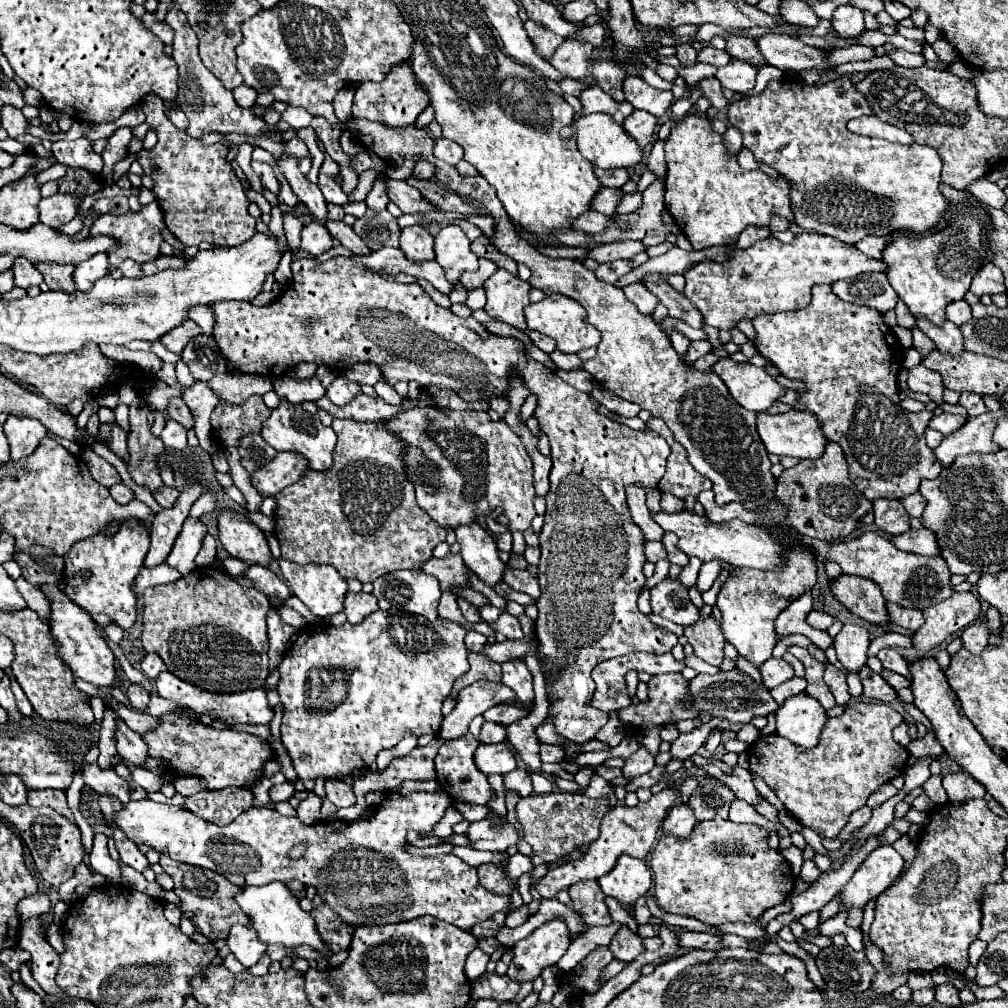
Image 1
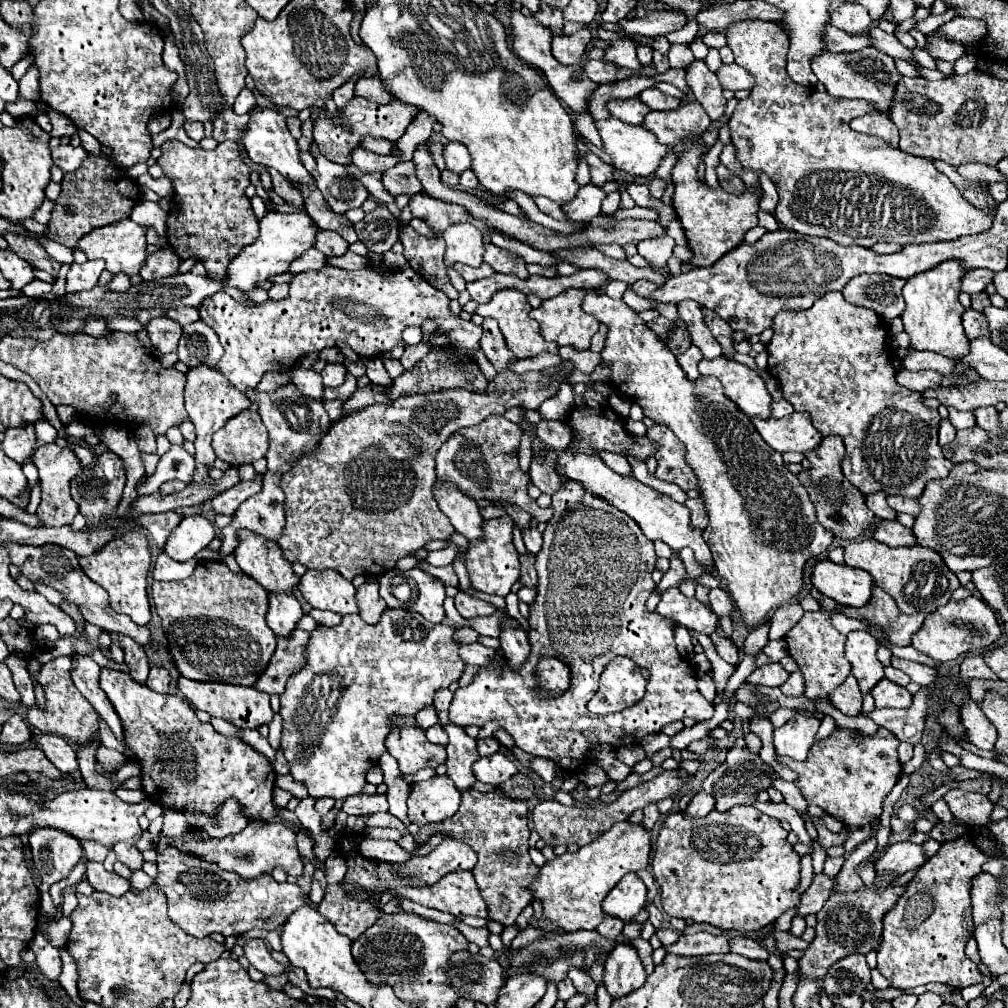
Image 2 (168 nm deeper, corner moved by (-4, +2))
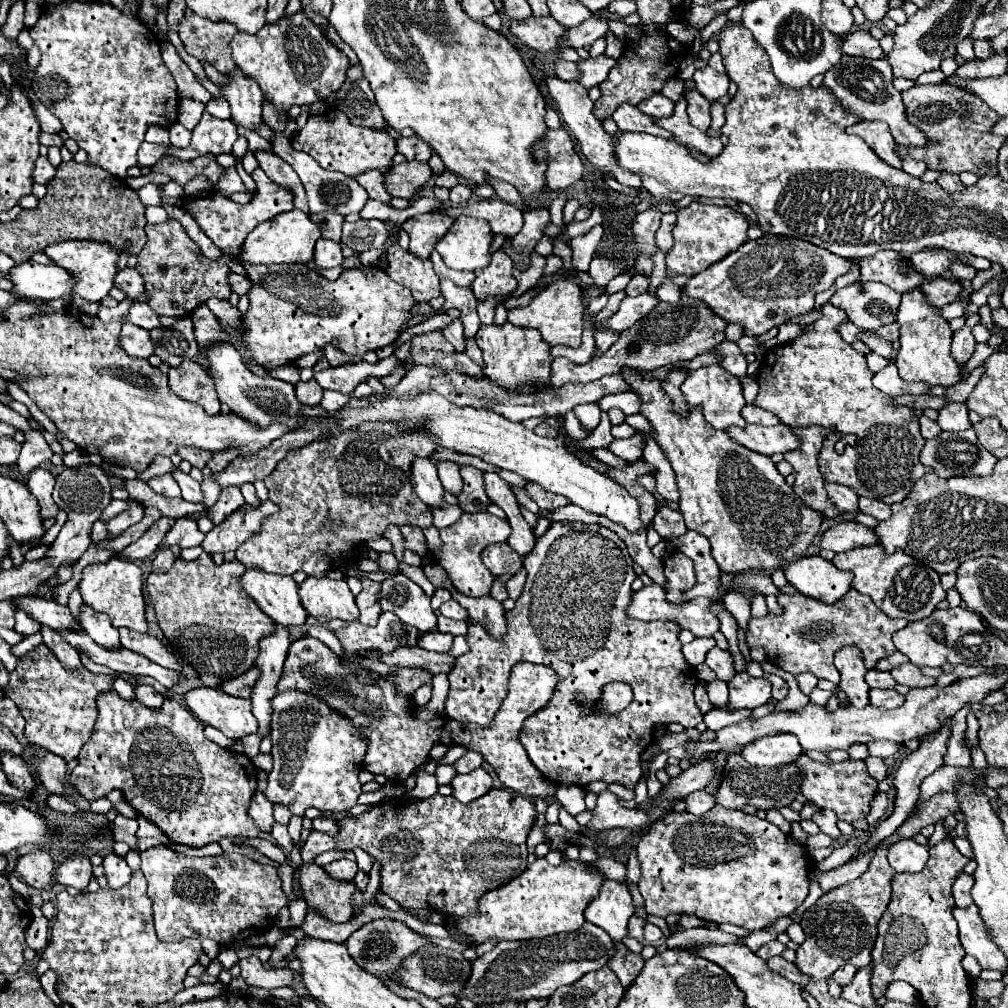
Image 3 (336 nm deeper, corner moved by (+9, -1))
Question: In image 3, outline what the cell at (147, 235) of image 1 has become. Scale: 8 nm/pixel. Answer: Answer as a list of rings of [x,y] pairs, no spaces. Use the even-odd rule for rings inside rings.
[[[65,240],[61,244],[51,244],[43,252],[53,260],[53,264],[65,268],[69,274],[75,276],[77,282],[73,286],[73,294],[81,296],[83,300],[101,302],[113,288],[113,278],[117,274],[115,262],[117,262],[119,254],[113,248],[109,248],[107,244],[97,244],[91,240]]]

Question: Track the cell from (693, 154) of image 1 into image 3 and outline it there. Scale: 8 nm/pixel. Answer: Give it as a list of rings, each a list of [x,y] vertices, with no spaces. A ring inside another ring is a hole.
[[[689,204],[677,212],[677,224],[673,228],[673,246],[667,252],[667,270],[671,274],[695,276],[697,272],[707,270],[711,264],[723,260],[735,252],[741,244],[747,242],[749,222],[743,214],[727,206],[707,206],[707,204]]]

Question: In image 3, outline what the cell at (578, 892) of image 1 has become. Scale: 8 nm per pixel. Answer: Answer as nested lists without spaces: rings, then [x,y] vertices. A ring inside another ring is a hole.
[[[617,942],[615,948],[617,948],[617,952],[615,952],[615,956],[609,960],[607,966],[617,974],[617,978],[619,978],[621,984],[623,984],[623,988],[627,990],[627,988],[633,984],[633,980],[637,978],[637,974],[641,972],[645,960],[641,958],[641,954],[629,952],[623,942]]]

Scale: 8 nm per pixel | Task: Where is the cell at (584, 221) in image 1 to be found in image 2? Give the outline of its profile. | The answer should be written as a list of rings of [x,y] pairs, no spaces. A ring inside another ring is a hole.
[[[536,197],[534,201],[536,201],[536,205],[538,205],[538,209],[540,209],[542,213],[546,213],[546,215],[558,219],[558,221],[566,221],[566,219],[568,219],[566,213],[562,211],[562,207],[560,207],[558,203],[554,203],[554,201],[546,199],[546,197]]]

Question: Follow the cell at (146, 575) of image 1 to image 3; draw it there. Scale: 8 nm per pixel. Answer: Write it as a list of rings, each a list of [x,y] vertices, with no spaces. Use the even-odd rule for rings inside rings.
[[[163,548],[157,552],[157,556],[153,560],[153,570],[169,570],[175,560],[177,560],[177,556],[169,548]]]

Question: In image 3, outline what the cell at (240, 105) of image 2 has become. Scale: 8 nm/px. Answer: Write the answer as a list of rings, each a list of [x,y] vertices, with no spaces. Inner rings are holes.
[[[213,98],[207,102],[207,112],[217,118],[229,118],[229,104],[225,98]]]

